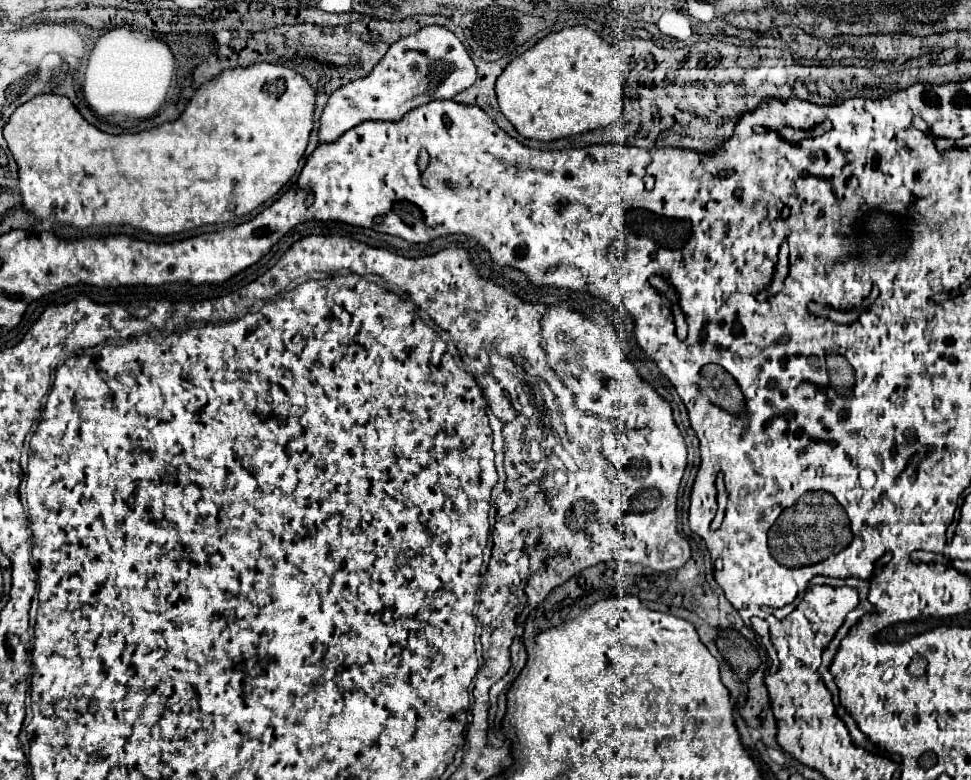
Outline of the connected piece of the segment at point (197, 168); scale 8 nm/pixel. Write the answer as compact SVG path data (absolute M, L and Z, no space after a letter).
M263 62L263 64L253 64L253 66L245 66L245 68L223 70L213 80L205 82L193 94L187 108L183 110L183 114L177 120L165 122L165 124L161 124L157 128L151 128L151 130L145 130L145 132L117 134L117 136L115 134L105 134L105 132L97 130L95 126L91 126L77 112L77 108L71 104L69 98L57 96L57 94L41 94L41 96L35 96L33 100L29 100L29 102L21 104L11 114L9 122L3 128L3 136L9 144L9 150L13 152L15 162L19 164L19 186L21 186L23 206L37 220L53 218L59 224L73 224L77 228L89 228L89 226L103 228L103 226L129 224L133 228L141 228L141 230L151 232L151 234L169 236L169 234L185 232L185 230L191 230L191 228L197 228L197 226L203 226L203 224L225 224L233 218L249 214L251 210L261 206L265 200L273 198L289 182L289 178L295 174L295 170L299 166L299 160L305 154L305 148L309 144L309 134L313 130L313 110L315 110L315 90L311 88L311 84L299 72L295 72L291 68L285 68L285 66L279 66L279 64Z

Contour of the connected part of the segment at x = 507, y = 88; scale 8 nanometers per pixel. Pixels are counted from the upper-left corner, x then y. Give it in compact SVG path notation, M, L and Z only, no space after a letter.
M585 26L565 28L561 32L545 36L525 54L517 56L497 78L497 102L505 118L515 126L515 130L531 140L559 140L575 134L583 134L595 128L613 124L623 110L623 80L627 74L627 64L623 54L609 42L601 40L597 32Z

